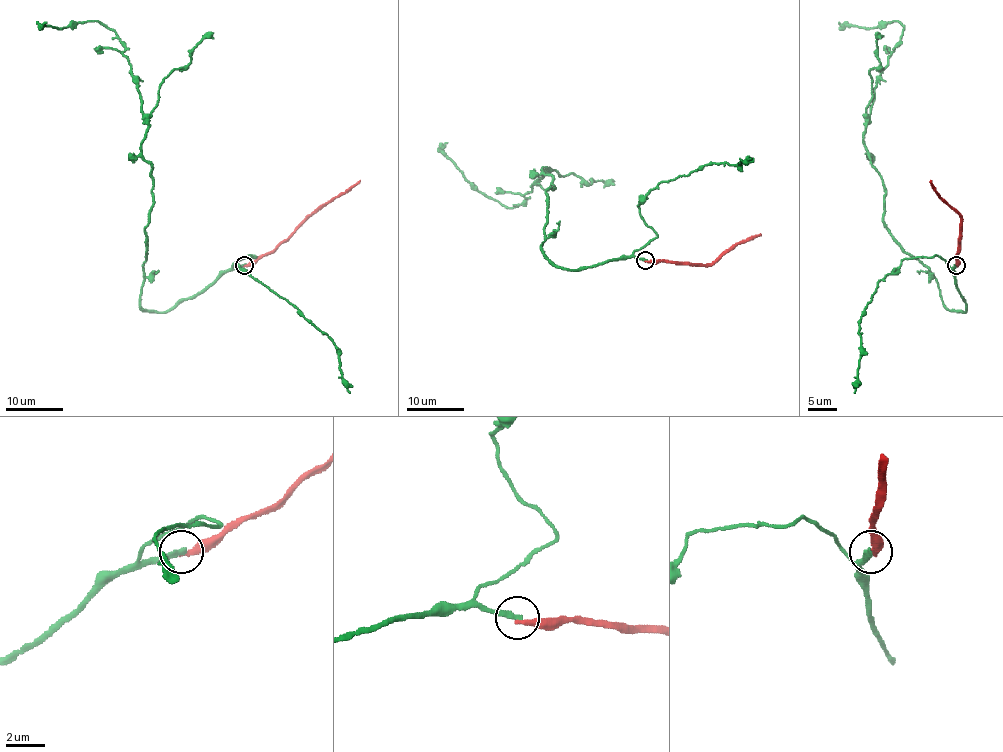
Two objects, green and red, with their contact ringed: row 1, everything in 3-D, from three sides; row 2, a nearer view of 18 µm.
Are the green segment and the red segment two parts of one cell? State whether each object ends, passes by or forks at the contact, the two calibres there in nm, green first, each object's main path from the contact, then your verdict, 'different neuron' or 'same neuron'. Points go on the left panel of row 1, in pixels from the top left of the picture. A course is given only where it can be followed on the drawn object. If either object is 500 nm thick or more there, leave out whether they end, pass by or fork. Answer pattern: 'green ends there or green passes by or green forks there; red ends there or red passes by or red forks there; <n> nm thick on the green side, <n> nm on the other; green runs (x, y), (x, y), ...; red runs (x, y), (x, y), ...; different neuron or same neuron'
green ends there; red ends there; 260 nm thick on the green side, 280 nm on the other; green runs (245, 265), (166, 311), (141, 307), (153, 203), (136, 79), (114, 30), (95, 20), (47, 22); red runs (245, 265), (270, 254), (309, 217), (337, 195), (347, 193), (360, 180); different neuron

